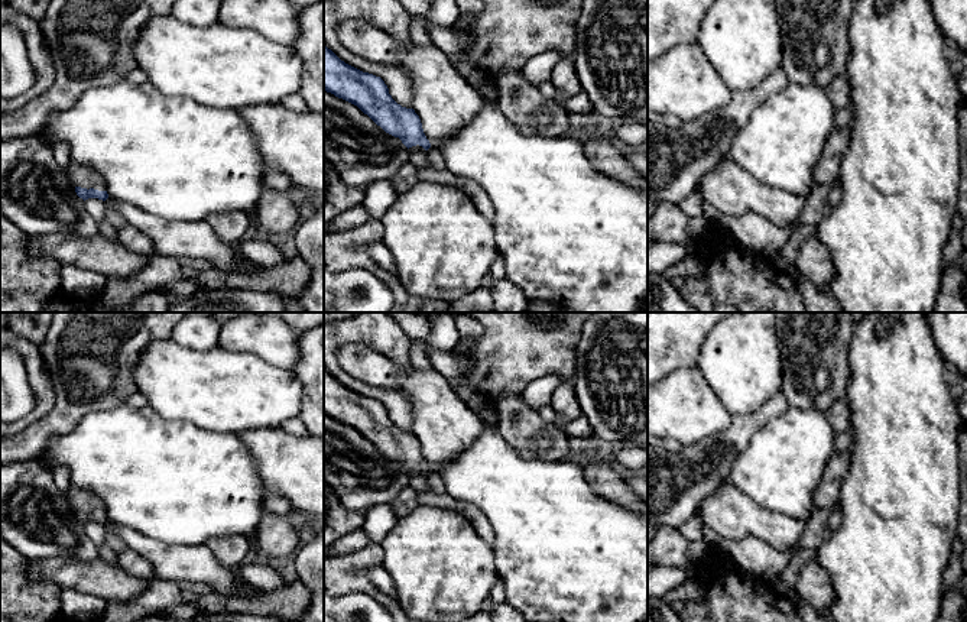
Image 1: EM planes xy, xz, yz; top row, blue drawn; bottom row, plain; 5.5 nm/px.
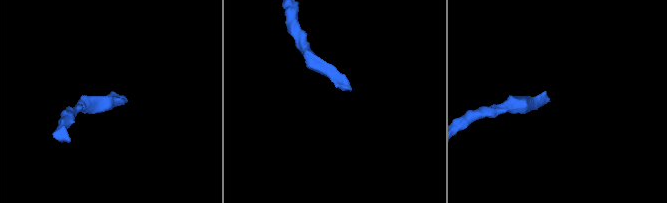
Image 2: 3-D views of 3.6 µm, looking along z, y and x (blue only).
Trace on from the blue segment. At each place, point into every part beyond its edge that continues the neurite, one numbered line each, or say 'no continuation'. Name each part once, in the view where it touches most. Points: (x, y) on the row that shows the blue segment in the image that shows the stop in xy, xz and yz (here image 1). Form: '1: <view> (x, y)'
1: xy (80, 175)

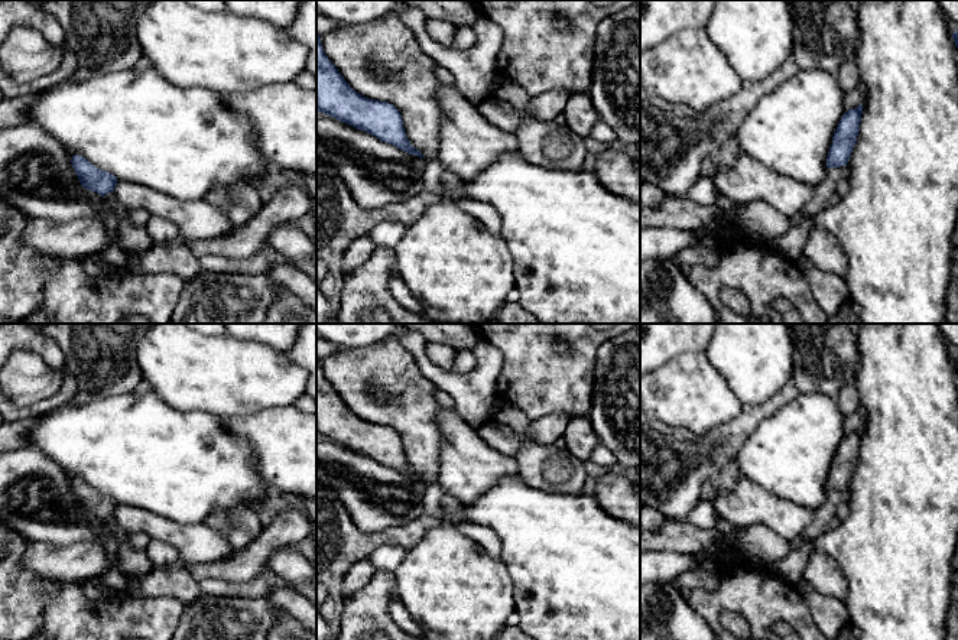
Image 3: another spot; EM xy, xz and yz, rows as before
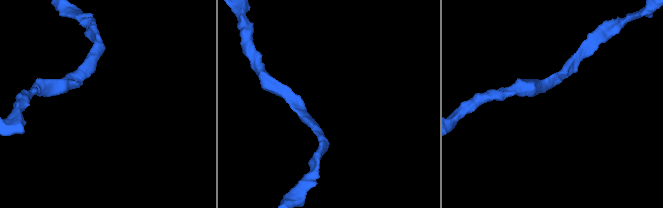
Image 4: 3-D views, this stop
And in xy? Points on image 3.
no continuation

